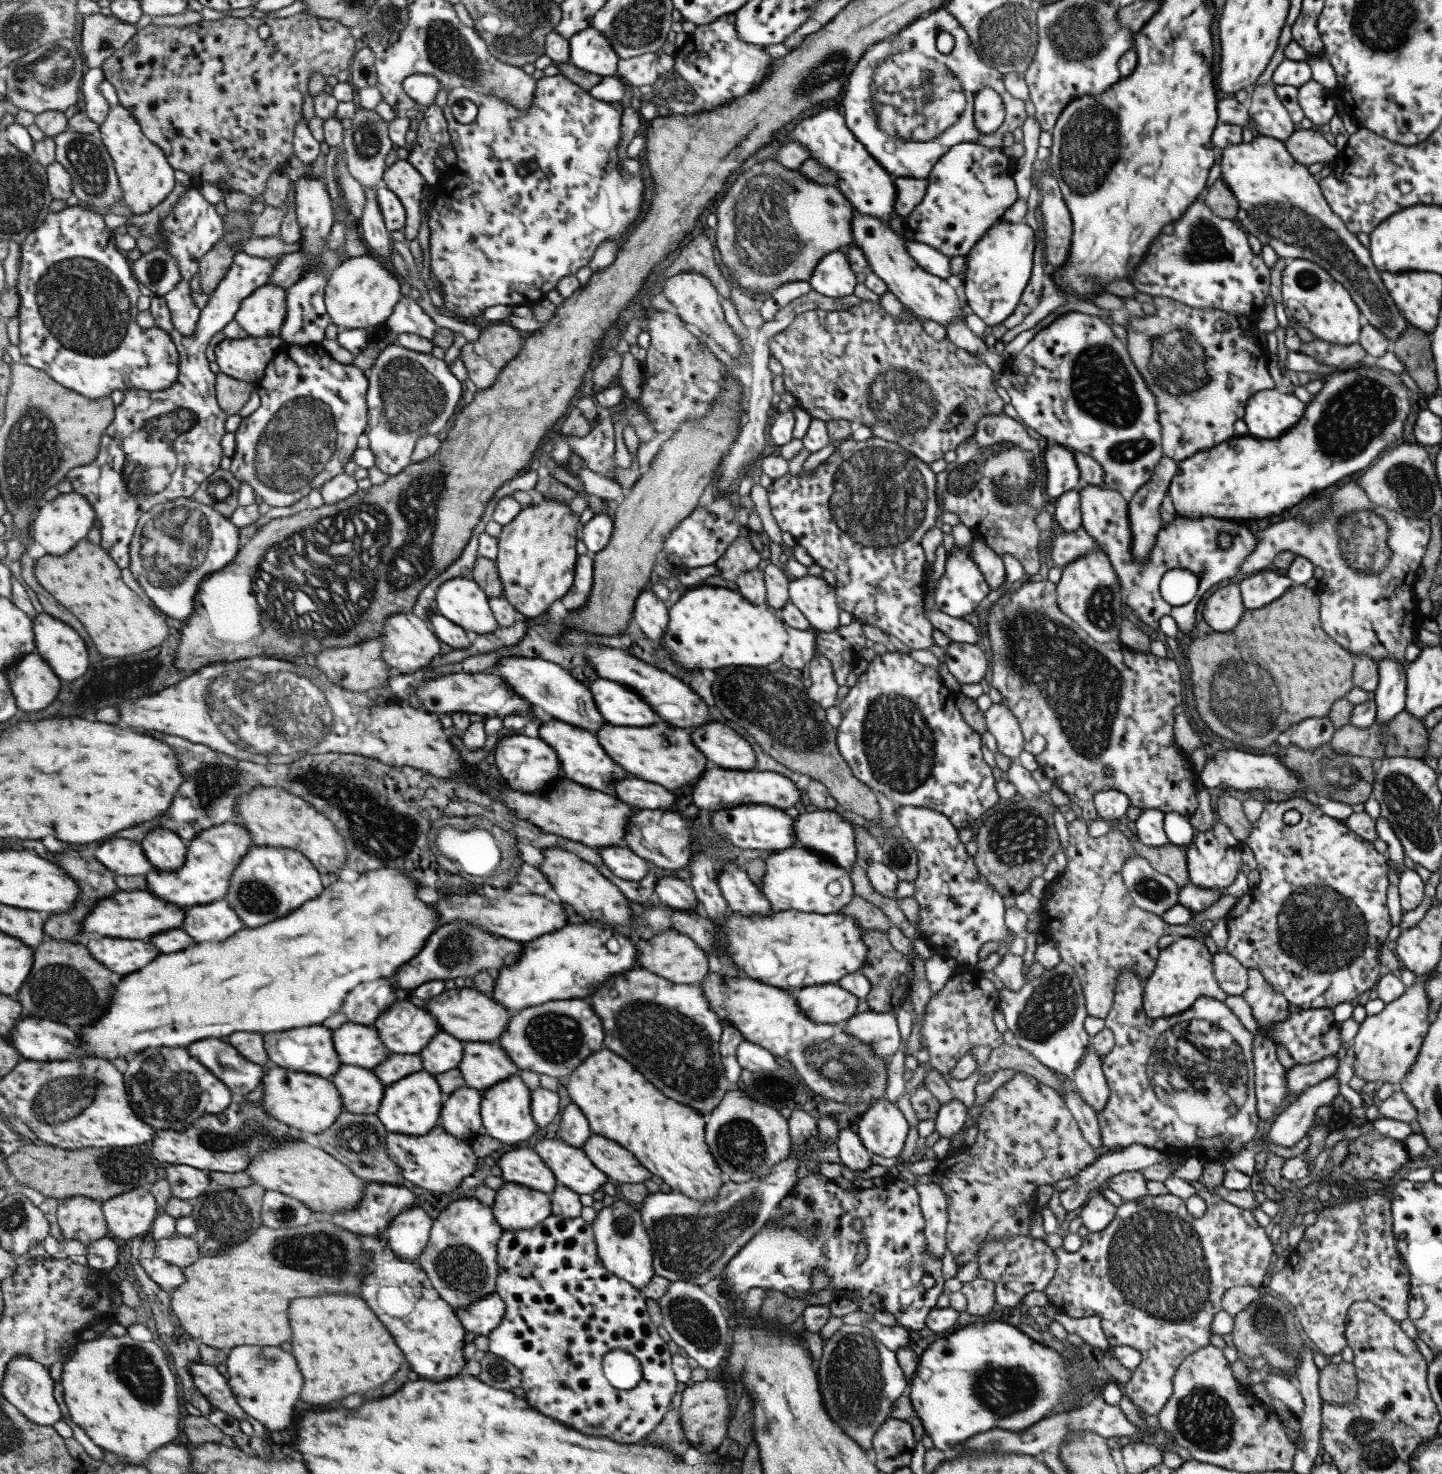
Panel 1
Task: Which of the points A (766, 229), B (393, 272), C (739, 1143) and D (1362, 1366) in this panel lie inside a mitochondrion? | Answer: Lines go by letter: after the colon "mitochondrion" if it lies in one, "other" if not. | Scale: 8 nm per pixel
A: mitochondrion
B: other
C: mitochondrion
D: other

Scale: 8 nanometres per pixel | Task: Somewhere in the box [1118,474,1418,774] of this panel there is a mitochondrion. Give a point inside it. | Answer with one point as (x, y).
(1250, 715)

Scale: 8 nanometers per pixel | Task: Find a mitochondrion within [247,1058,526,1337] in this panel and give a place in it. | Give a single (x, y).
(327, 1256)

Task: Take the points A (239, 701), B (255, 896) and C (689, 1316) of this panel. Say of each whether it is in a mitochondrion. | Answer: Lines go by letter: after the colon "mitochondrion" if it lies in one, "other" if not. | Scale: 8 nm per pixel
A: mitochondrion
B: mitochondrion
C: mitochondrion

